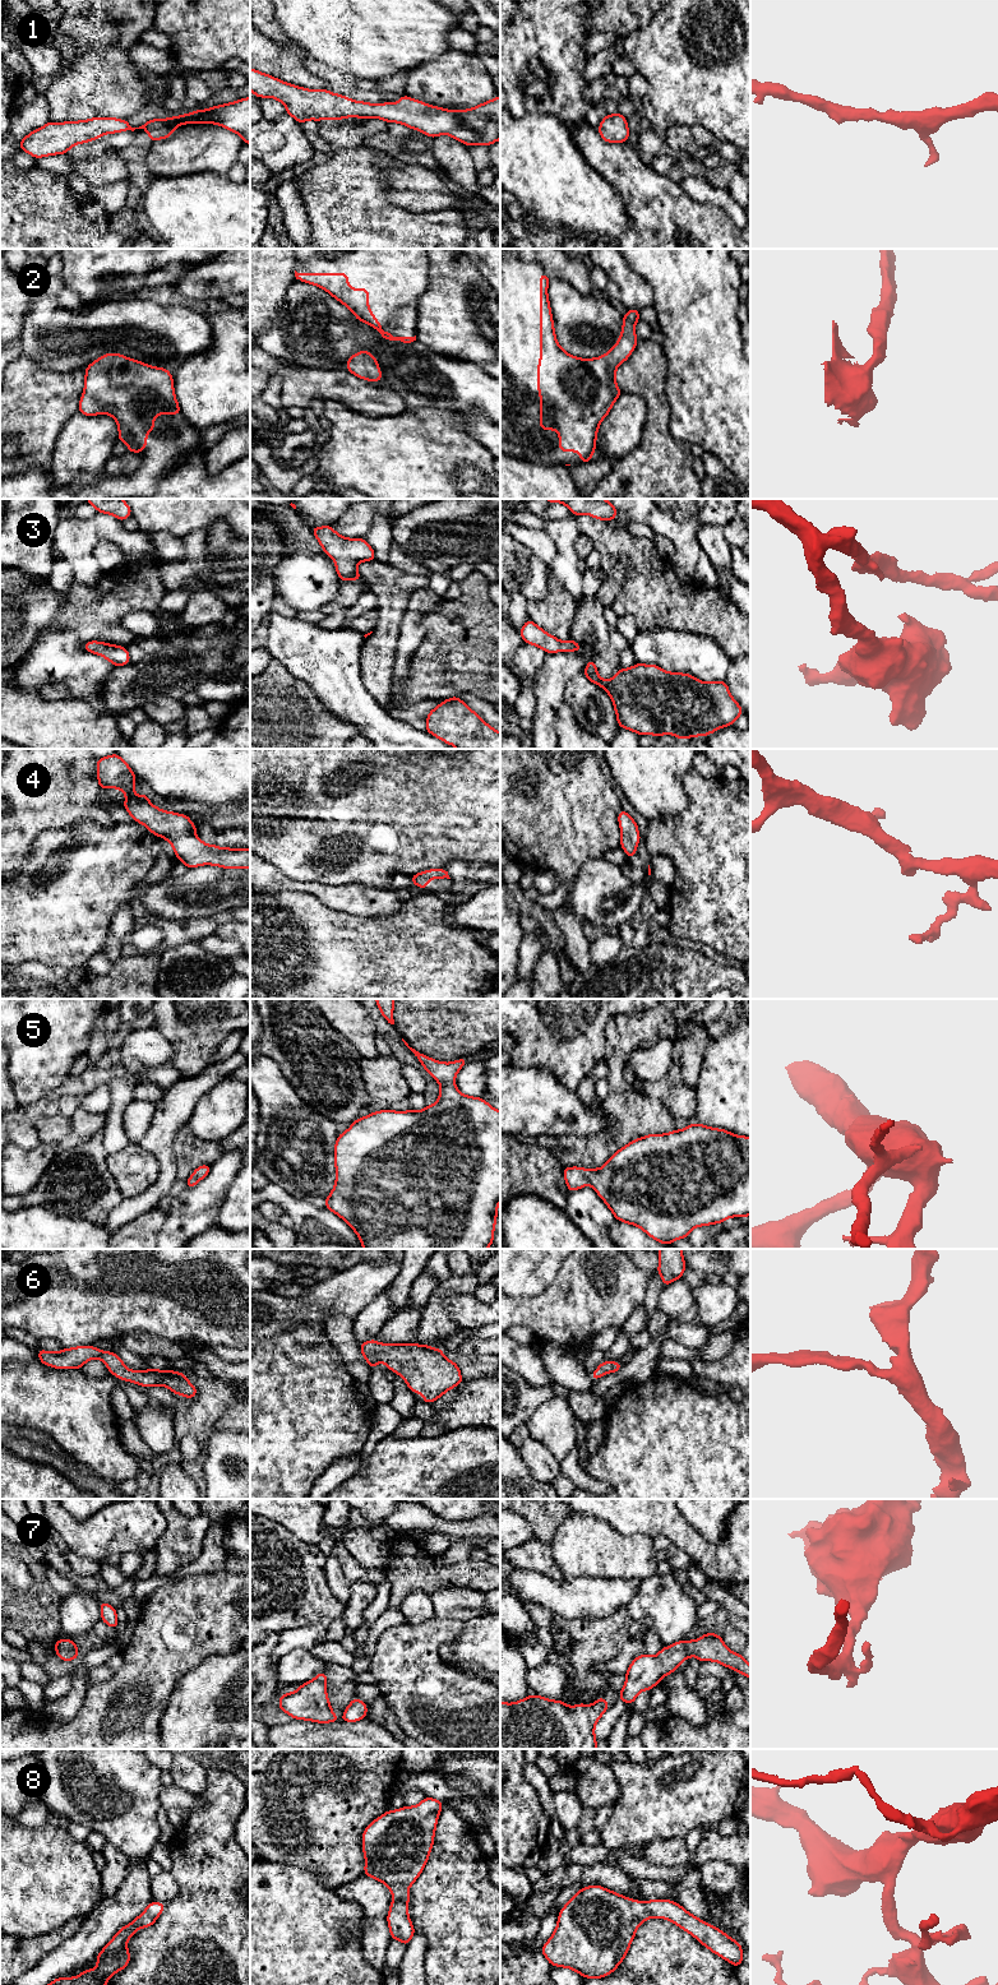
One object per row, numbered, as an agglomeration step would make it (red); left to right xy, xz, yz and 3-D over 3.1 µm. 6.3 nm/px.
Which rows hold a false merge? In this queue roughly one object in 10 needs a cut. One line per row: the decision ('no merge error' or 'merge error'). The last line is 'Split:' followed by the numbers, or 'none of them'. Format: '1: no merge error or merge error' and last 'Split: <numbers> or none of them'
1: no merge error
2: no merge error
3: no merge error
4: no merge error
5: no merge error
6: no merge error
7: no merge error
8: no merge error
Split: none of them

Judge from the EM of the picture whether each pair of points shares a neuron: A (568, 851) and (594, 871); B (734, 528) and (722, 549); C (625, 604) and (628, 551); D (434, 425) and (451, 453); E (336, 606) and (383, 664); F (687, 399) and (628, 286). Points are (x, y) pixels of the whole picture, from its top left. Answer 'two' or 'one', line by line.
A: two
B: two
C: one
D: one
E: two
F: two

